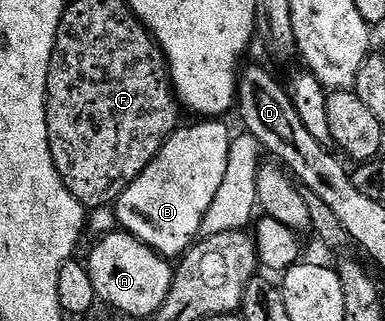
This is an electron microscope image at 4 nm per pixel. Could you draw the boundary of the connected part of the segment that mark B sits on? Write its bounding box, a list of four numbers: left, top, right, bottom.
[116,118,232,258]

